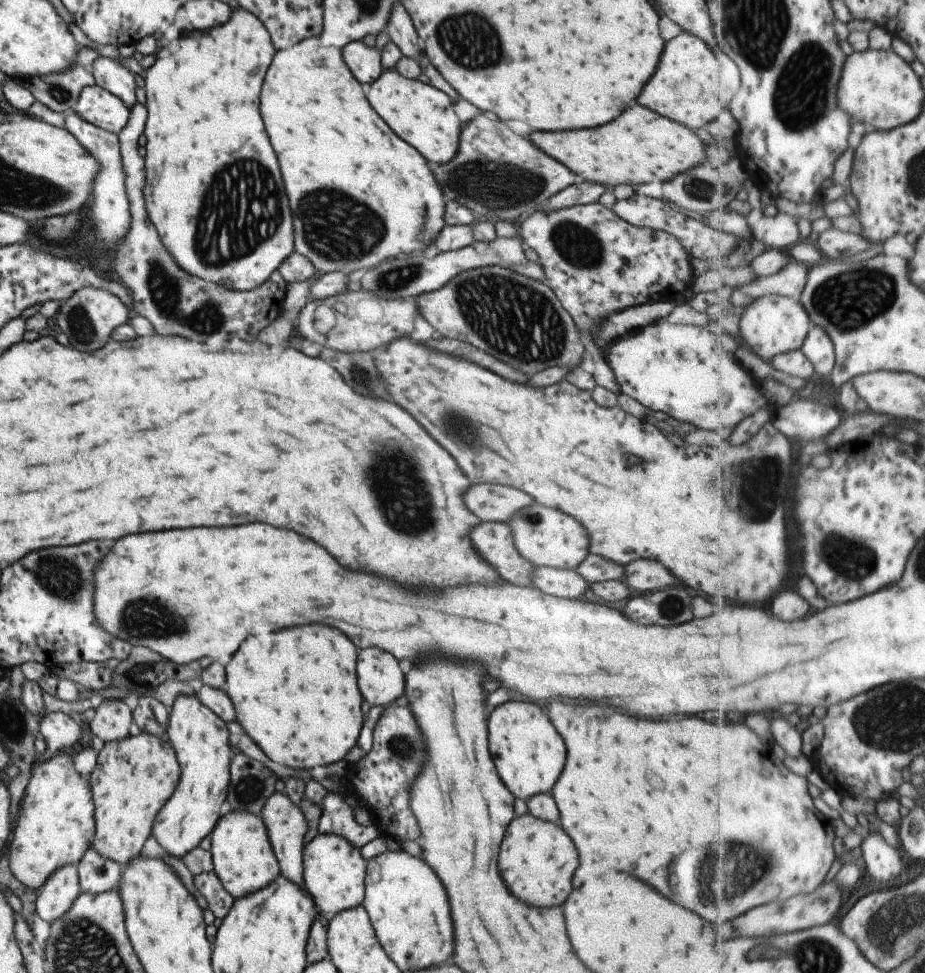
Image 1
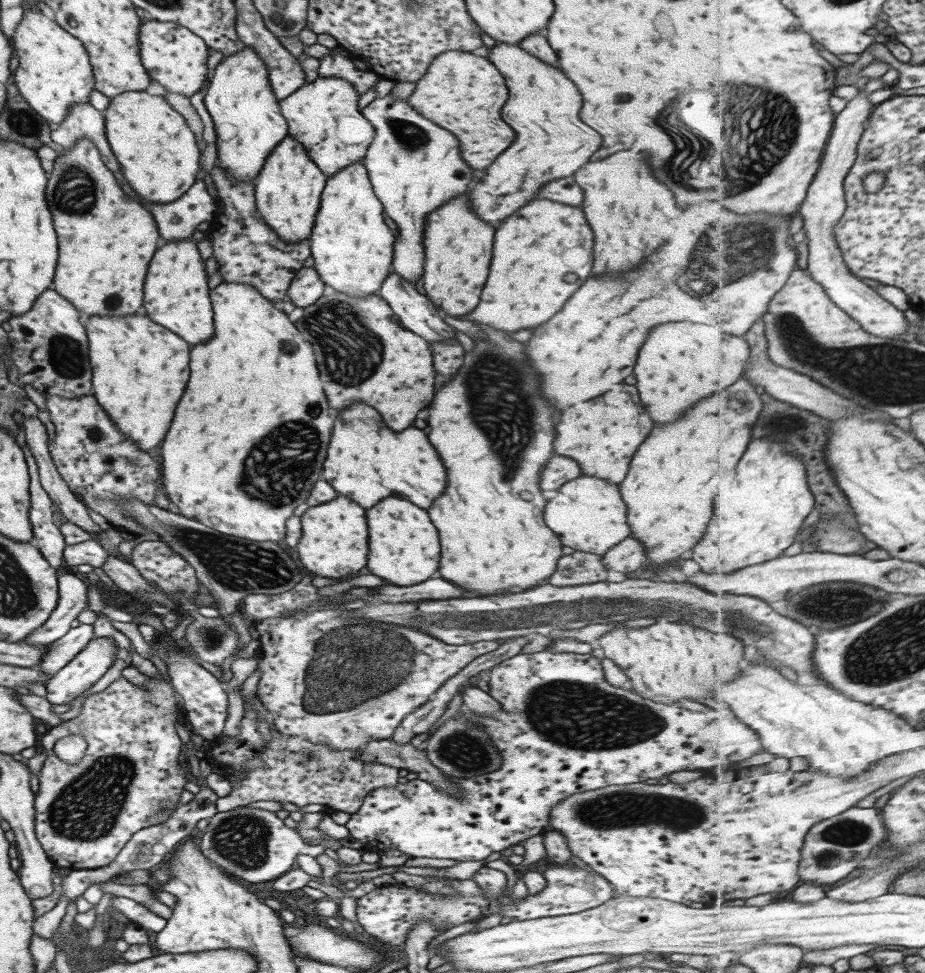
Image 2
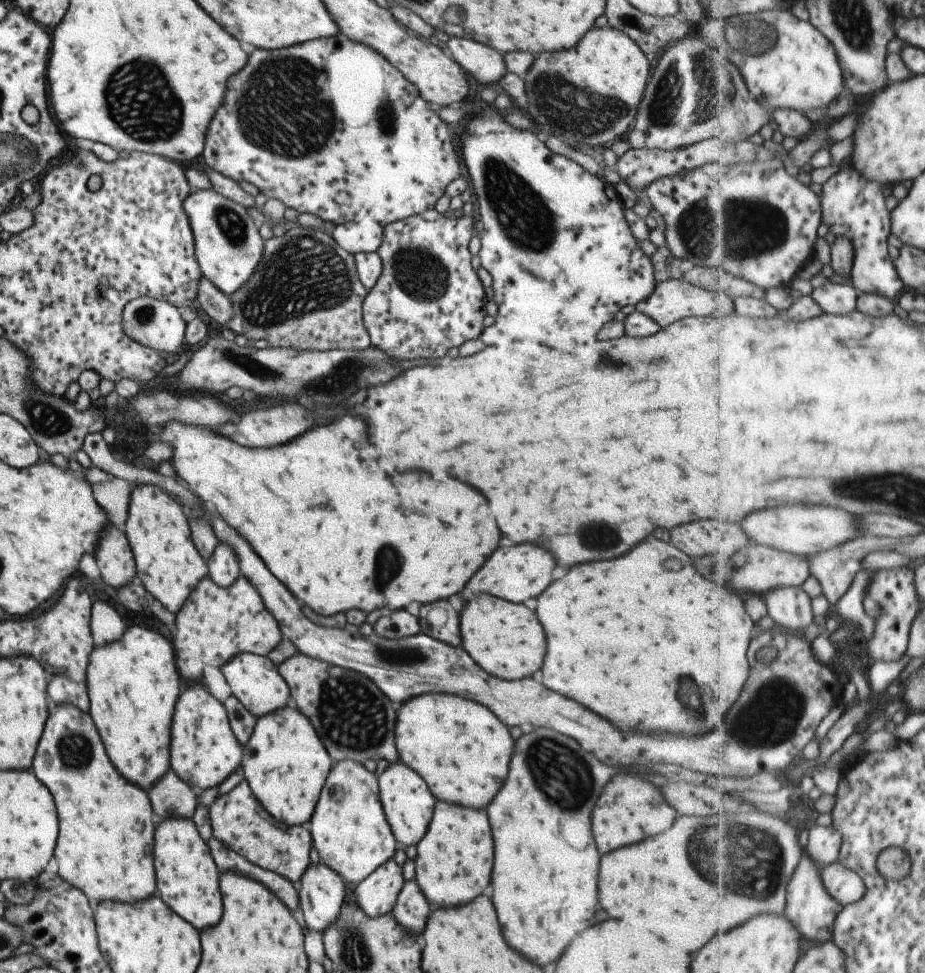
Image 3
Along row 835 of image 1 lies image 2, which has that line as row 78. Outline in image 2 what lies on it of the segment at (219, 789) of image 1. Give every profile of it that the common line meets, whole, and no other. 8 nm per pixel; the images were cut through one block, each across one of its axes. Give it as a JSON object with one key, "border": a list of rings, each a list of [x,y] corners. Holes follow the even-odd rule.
{"border":[[[148,18],[139,24],[137,32],[139,60],[147,74],[167,92],[181,94],[185,98],[199,92],[199,88],[203,88],[203,84],[208,80],[205,76],[209,48],[199,36],[192,33],[179,24]]]}

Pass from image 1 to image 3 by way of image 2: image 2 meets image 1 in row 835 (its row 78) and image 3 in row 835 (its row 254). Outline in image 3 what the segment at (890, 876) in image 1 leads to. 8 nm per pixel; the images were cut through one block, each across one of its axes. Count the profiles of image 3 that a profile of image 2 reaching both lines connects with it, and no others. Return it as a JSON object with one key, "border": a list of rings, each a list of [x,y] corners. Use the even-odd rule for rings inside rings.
{"border":[[[813,825],[807,831],[808,843],[805,852],[820,867],[837,863],[842,852],[843,837],[834,826]]]}

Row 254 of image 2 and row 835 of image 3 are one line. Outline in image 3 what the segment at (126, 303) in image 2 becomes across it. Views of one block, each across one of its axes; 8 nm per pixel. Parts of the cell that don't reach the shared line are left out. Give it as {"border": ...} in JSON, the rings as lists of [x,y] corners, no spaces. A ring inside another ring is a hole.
{"border":[[[69,703],[55,705],[53,710],[49,712],[49,716],[47,716],[43,734],[39,738],[39,744],[37,744],[37,750],[35,750],[35,756],[33,756],[33,772],[35,772],[37,780],[51,792],[53,802],[55,802],[55,808],[57,808],[57,822],[59,822],[59,826],[52,856],[55,858],[55,862],[57,862],[56,873],[60,878],[65,883],[69,883],[72,887],[78,888],[79,891],[83,892],[92,905],[103,901],[110,902],[110,900],[114,900],[117,903],[134,903],[135,901],[146,899],[153,895],[156,890],[155,873],[153,864],[151,864],[151,844],[153,844],[153,831],[155,826],[155,822],[151,818],[153,810],[151,810],[151,806],[147,802],[145,792],[139,790],[139,788],[135,788],[133,784],[127,784],[127,780],[123,780],[115,772],[115,768],[111,766],[111,762],[107,760],[105,750],[101,746],[101,740],[99,740],[99,736],[95,732],[95,726],[93,726],[93,721],[88,712],[80,711],[76,706],[70,705]]]}

